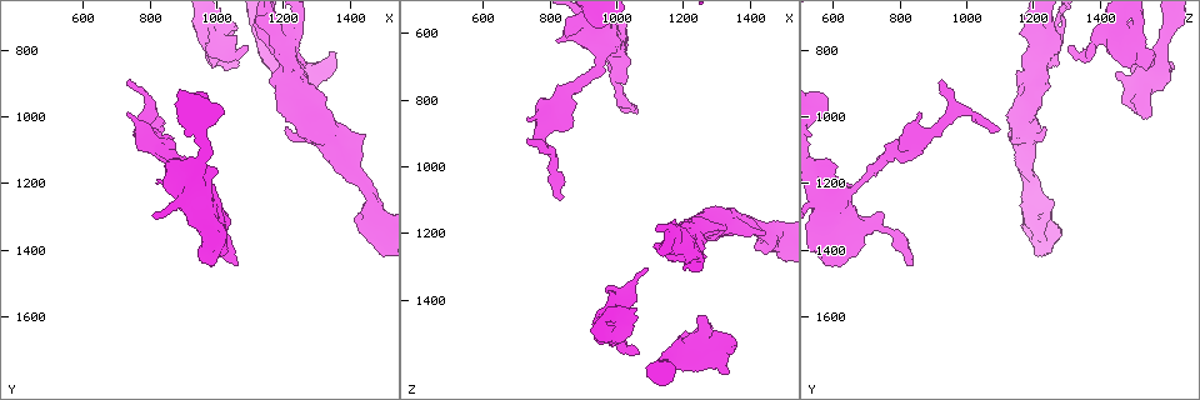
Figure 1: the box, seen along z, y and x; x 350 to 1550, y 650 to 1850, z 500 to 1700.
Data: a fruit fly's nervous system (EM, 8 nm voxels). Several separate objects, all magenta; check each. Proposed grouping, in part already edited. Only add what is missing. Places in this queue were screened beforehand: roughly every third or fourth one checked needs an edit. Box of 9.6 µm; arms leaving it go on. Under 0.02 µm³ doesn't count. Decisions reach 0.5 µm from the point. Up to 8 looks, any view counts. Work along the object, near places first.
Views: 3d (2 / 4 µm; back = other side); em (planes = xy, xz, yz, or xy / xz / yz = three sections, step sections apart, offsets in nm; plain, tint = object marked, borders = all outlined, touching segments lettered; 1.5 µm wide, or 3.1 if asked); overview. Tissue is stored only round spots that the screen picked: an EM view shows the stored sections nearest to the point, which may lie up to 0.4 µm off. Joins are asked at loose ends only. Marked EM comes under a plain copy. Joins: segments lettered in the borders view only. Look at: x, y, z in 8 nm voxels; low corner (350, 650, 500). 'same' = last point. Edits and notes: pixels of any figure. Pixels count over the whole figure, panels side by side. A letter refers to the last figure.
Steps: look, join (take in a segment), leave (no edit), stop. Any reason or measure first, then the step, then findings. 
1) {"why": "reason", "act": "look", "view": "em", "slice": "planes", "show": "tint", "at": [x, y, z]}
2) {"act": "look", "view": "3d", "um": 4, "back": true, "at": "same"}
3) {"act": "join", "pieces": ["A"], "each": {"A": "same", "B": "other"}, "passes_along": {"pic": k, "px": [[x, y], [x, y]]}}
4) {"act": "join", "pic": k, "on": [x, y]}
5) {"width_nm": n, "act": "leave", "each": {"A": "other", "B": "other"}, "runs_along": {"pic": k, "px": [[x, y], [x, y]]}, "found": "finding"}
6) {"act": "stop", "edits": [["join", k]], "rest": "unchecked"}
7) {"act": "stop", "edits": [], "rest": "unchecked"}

{"why": "stops while still wide", "act": "look", "view": "3d", "um": 2, "at": [820, 1190, 620]}

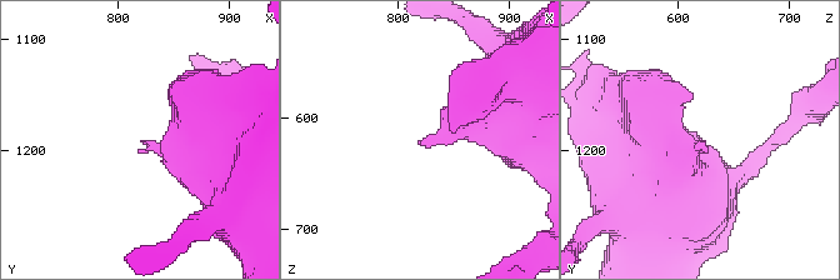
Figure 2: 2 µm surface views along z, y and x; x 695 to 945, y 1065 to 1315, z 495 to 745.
{"act": "look", "view": "em", "slice": "planes", "show": "borders", "at": [822, 1192, 620]}

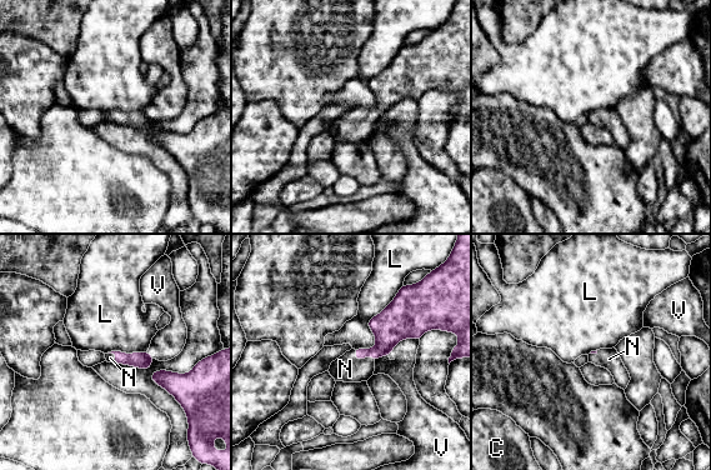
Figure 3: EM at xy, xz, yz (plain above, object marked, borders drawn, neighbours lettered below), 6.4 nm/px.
{"longest_contact_nm": ["L", 500], "act": "join", "pieces": ["N"], "each": {"C": "other", "L": "other", "N": "same", "V": "other"}, "found": "the neuron continues"}

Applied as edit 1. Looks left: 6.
{"why": "an open end", "act": "look", "view": "em", "slice": "planes", "show": "borders", "at": [830, 1050, 1090]}

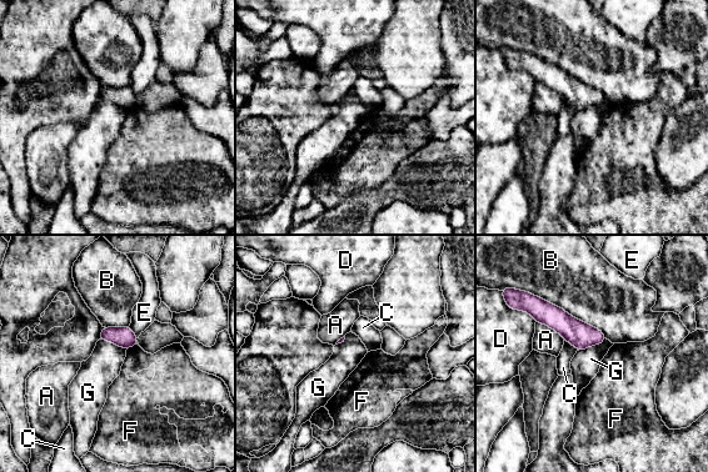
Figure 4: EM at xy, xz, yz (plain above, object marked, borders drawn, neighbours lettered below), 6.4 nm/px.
{"act": "leave", "each": {"A": "other", "B": "other", "C": "other", "D": "other", "E": "other", "F": "other", "G": "other"}, "border": {"pic": 4, "px": [[606, 339], [599, 344], [578, 351]]}, "found": "none of them fits"}

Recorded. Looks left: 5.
{"why": "an open end", "act": "look", "view": "3d", "um": 4, "at": [1430, 1280, 1260]}

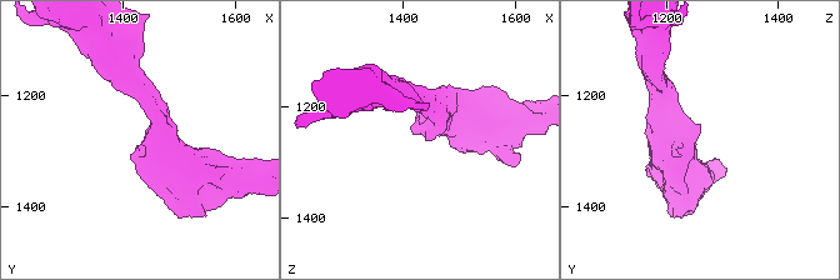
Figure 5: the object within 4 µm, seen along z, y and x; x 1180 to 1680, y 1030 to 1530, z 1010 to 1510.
{"why": "now the EM", "act": "look", "view": "em", "slice": "planes", "show": "borders", "at": [1440, 1280, 1265]}

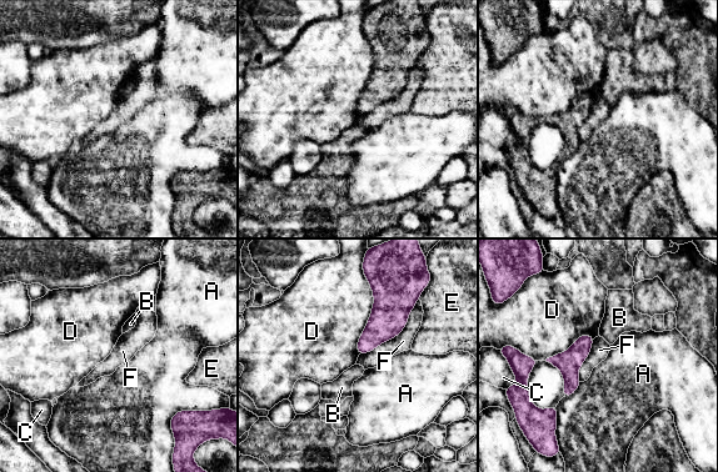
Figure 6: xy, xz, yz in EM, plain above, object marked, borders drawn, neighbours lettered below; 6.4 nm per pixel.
{"act": "leave", "each": {"A": "other", "B": "other", "C": "other", "D": "other", "E": "other", "F": "other"}, "found": "no lettered segment goes on from it"}

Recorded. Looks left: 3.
{"act": "stop", "edits": [["join", 3]], "rest": "unchecked"}

